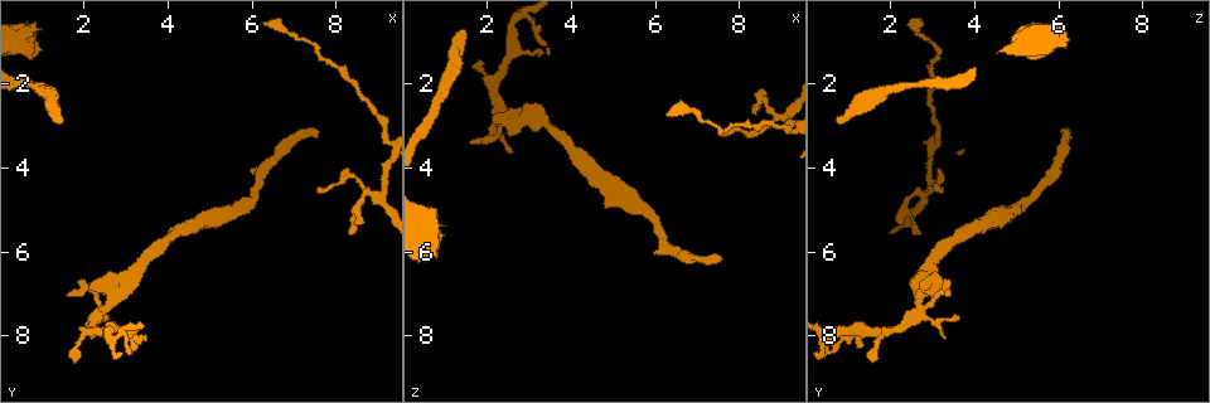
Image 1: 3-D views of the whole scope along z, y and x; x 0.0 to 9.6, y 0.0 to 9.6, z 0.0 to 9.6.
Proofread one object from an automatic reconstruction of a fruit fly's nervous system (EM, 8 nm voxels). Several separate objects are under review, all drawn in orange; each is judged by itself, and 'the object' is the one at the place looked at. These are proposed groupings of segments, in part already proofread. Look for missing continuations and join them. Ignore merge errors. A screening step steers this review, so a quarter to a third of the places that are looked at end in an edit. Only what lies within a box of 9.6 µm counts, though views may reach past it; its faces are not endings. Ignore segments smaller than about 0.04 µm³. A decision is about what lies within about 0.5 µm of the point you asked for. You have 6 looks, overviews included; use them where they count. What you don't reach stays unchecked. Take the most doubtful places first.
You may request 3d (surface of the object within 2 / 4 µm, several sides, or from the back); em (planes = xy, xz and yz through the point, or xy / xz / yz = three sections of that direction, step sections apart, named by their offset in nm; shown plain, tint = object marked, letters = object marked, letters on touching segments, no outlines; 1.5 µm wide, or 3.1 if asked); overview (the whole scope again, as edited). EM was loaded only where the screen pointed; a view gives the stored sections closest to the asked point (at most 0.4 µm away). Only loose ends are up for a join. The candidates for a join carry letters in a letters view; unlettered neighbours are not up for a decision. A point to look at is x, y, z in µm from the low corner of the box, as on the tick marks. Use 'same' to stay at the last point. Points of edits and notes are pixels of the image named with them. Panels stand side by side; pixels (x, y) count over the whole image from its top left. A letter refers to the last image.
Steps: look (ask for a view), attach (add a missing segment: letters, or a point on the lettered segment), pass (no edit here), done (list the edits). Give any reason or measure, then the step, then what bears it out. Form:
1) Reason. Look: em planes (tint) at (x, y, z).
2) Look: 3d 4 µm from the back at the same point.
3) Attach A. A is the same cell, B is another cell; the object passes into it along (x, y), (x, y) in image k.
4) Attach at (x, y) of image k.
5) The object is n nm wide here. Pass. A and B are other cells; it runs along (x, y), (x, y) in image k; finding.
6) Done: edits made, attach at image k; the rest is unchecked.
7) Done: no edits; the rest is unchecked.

Free end. Look: em planes (tint) at (7.55, 3.10, 6.10).

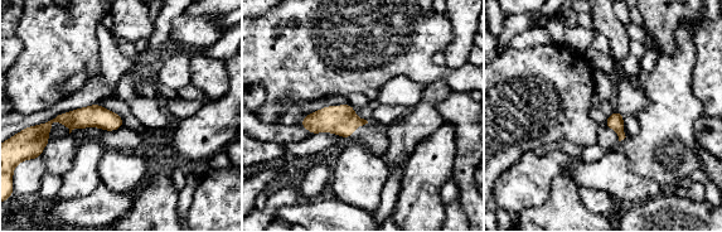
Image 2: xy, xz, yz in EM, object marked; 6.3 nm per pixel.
Look: em planes (letters) at the same point.

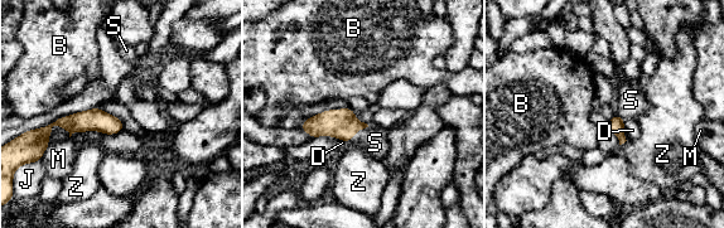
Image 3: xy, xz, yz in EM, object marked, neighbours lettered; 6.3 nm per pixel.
Attach S. S is the same cell, B, D, J, M and Z are other cells; the object passes into it along (341, 124), (357, 131), (375, 142) in image 3; it goes on there.

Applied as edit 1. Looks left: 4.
Branch stops here. Look: em planes (letters) at (0.75, 0.85, 5.00).

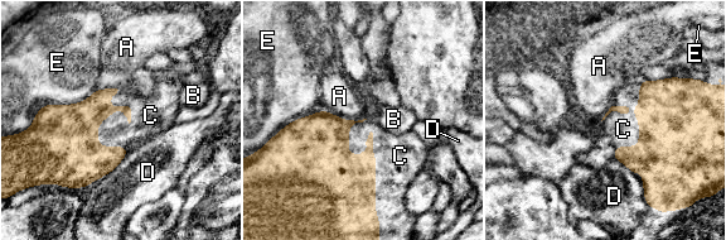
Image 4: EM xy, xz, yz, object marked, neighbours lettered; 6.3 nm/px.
The longest contact is with C, 600 nm. Attach C. C is the same cell, A, B, D and E are other cells; it goes on there.

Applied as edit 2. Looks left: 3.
Free end. Look: em xy step 4 (letters) at (7.60, 4.45, 3.20).

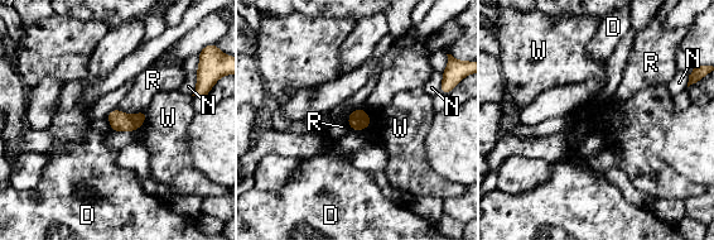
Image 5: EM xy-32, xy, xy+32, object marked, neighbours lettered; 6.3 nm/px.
The object is 130 nm wide here. Pass. D, N, R and W are other cells; none of them fits.

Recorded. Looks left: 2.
Done: edits made, attach at image 3, attach at image 4; the rest is unchecked.

